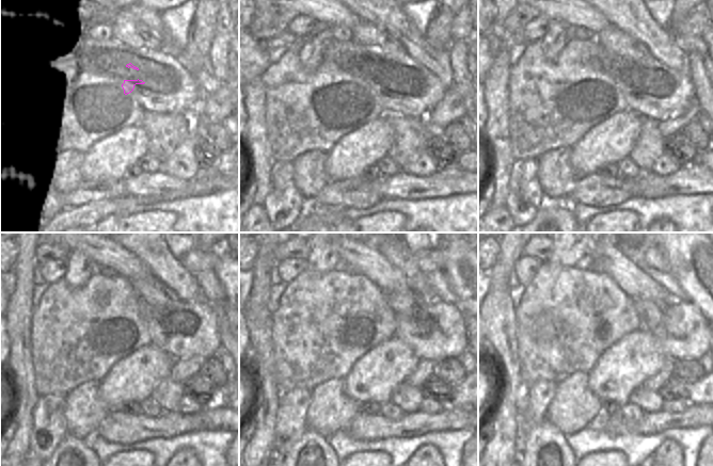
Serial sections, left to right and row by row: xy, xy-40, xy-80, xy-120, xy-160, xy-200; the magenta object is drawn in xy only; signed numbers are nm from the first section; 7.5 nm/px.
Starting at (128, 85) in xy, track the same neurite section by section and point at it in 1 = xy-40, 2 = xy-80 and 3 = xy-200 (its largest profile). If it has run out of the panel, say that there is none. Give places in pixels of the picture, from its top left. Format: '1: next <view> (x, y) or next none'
1: next xy-40 (367, 73)
2: next xy-80 (606, 73)
3: next xy-200 (607, 302)

